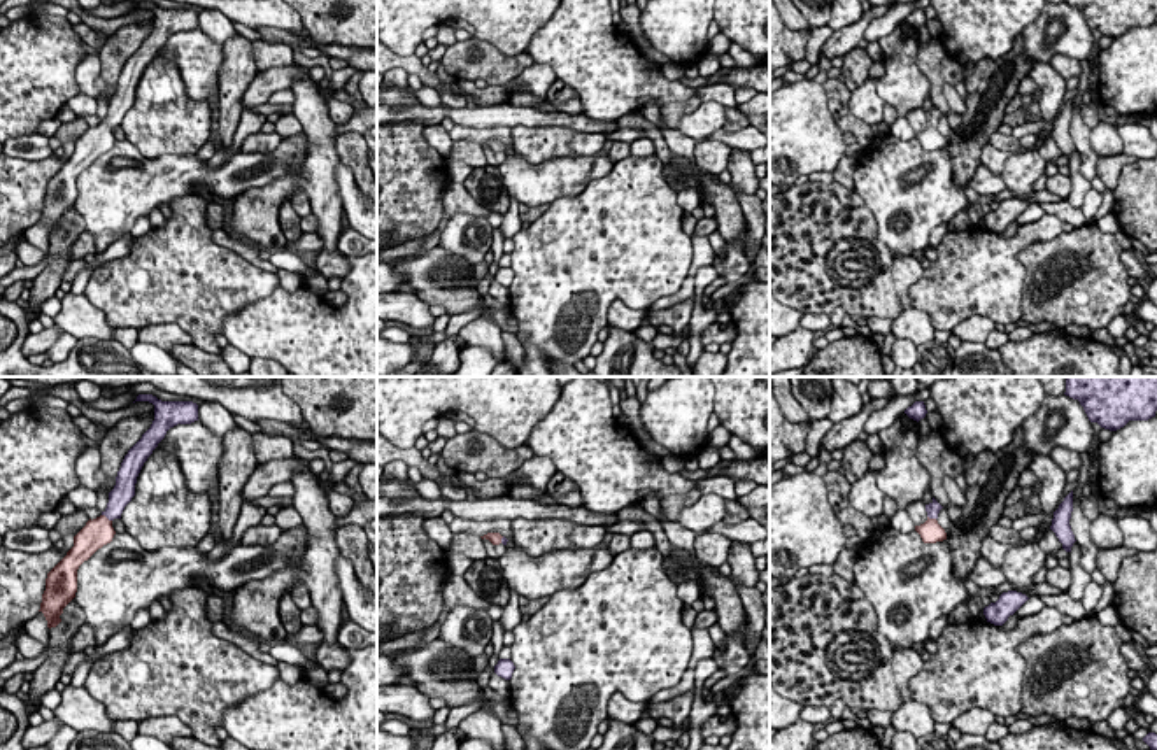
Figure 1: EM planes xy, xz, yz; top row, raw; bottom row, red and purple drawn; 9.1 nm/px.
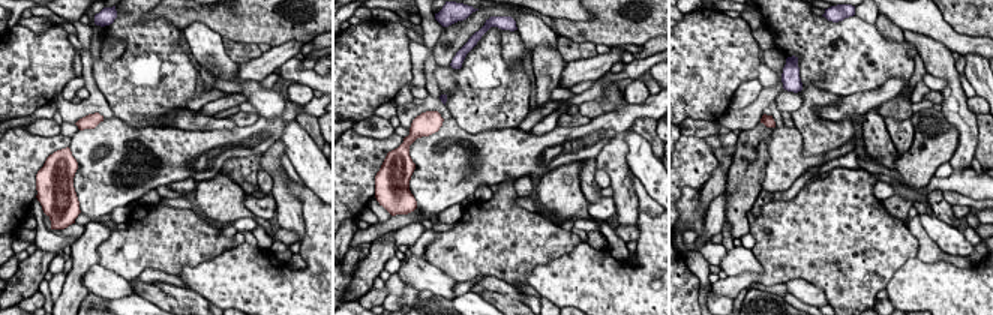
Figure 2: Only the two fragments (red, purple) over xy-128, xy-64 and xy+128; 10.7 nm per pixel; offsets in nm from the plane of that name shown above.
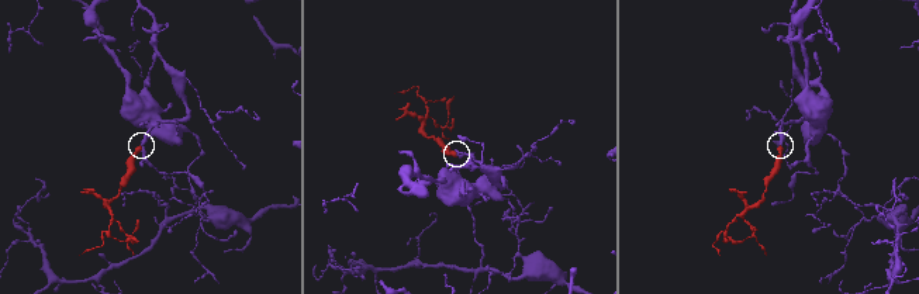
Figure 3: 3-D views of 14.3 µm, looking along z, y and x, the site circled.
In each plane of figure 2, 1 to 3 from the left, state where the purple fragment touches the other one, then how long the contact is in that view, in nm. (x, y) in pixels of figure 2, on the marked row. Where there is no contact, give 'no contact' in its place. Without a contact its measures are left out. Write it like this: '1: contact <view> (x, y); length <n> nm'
1: no contact
2: no contact
3: no contact

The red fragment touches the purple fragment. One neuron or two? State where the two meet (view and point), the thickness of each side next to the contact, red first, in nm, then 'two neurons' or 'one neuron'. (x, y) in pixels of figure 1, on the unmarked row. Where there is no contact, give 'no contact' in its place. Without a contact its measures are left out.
xy (106, 125) | 260/200 nm | one neuron

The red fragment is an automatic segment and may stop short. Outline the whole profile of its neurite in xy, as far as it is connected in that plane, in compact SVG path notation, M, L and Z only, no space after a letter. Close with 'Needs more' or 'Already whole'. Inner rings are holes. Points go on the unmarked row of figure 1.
M138 2L135 9L153 11L154 28L124 63L116 84L116 93L109 100L107 116L100 124L86 130L86 133L74 144L74 154L47 180L39 219L44 221L49 237L61 230L60 223L63 221L63 216L75 205L79 173L98 156L112 149L116 142L112 128L121 126L124 114L135 103L137 84L147 65L170 35L198 28L198 12L193 9L161 9L153 2Z. Needs more

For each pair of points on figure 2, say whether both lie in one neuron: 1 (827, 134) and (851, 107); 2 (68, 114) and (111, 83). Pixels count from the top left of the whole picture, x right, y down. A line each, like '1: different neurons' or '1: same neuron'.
1: different neurons
2: different neurons

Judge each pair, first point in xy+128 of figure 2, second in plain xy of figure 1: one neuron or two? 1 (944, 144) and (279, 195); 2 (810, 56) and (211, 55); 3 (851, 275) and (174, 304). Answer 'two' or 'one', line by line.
1: one
2: one
3: one

